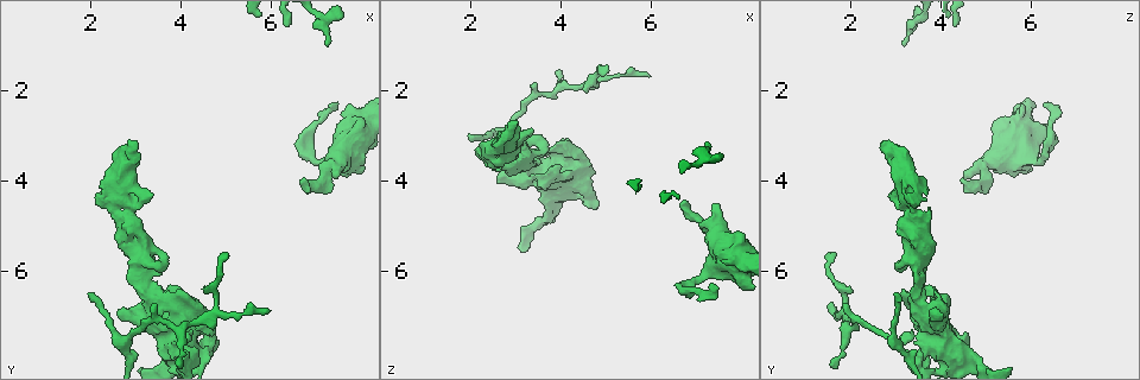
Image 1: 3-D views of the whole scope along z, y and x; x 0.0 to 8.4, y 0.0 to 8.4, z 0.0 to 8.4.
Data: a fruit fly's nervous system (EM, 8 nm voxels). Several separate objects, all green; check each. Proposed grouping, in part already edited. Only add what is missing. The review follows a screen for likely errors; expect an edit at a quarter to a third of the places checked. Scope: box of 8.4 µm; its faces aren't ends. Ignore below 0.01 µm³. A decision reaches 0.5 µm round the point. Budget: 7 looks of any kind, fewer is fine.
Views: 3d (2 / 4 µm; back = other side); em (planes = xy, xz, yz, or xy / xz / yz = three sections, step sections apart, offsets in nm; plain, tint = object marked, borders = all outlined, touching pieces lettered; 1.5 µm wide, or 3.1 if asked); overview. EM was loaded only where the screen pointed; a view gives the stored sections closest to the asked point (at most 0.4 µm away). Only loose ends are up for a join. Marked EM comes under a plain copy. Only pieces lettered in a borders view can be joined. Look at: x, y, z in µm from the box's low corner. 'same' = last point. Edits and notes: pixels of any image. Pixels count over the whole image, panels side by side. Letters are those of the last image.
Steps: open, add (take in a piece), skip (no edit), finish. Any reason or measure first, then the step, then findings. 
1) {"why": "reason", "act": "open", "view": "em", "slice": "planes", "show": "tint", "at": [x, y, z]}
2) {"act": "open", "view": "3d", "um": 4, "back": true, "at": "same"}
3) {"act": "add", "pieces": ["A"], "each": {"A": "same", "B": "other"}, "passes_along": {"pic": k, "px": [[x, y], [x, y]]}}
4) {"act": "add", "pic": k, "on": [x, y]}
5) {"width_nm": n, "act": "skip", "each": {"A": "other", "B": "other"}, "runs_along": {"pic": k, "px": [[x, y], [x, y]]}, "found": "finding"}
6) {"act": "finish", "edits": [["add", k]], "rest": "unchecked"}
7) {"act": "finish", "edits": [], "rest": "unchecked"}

{"why": "branch stops here", "act": "open", "view": "em", "slice": "planes", "show": "borders", "at": [7.45, 3.90, 4.50]}

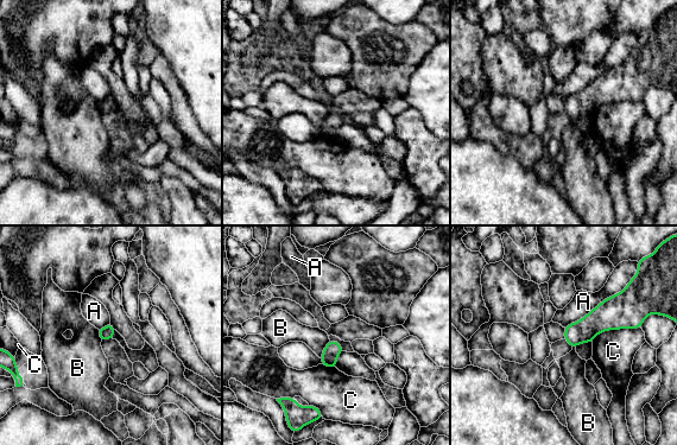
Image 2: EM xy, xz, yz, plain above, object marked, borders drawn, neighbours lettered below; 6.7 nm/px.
{"act": "skip", "each": {"A": "other", "B": "other", "C": "other"}, "border": {"pic": 2, "px": [[329, 339], [320, 357]]}, "found": "no lettered piece goes on from it"}

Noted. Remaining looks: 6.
{"why": "free end", "act": "open", "view": "em", "slice": "planes", "show": "borders", "at": [7.30, 0.90, 3.10]}

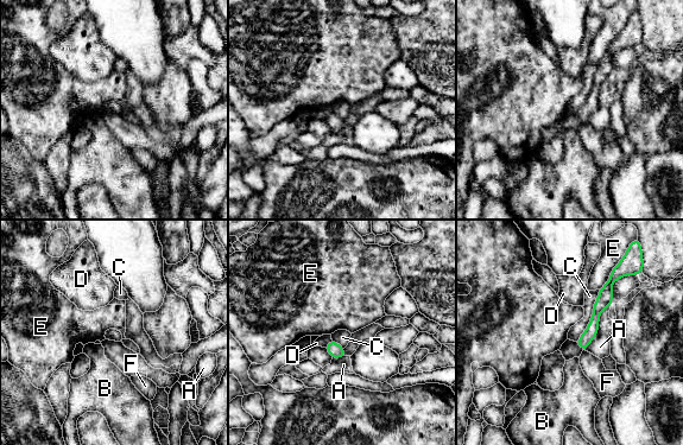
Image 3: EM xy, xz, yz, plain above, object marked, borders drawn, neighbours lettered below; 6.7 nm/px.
{"act": "skip", "each": {"A": "other", "B": "other", "C": "other", "D": "other", "E": "other", "F": "other"}, "border": {"pic": 3, "px": [[599, 290], [590, 320], [576, 342]]}, "found": "no lettered piece goes on from it"}

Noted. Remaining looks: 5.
{"why": "an open end", "act": "open", "view": "em", "slice": "xz", "step": 4, "show": "borders", "at": [3.30, 4.25, 2.95]}

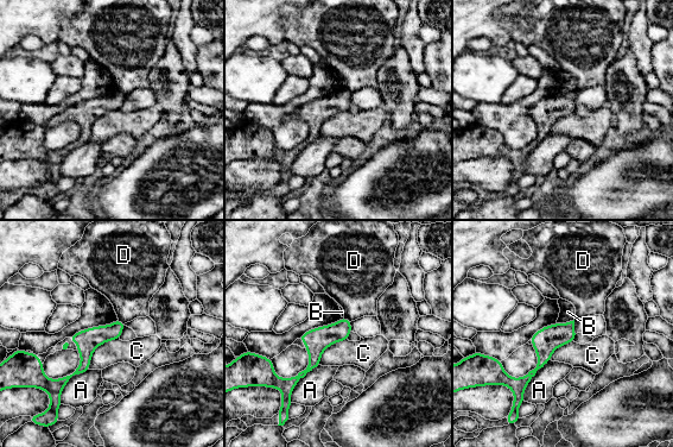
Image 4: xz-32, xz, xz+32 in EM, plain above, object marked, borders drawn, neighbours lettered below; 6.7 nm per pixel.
{"act": "open", "view": "em", "slice": "xy", "step": 4, "show": "borders", "at": "same"}

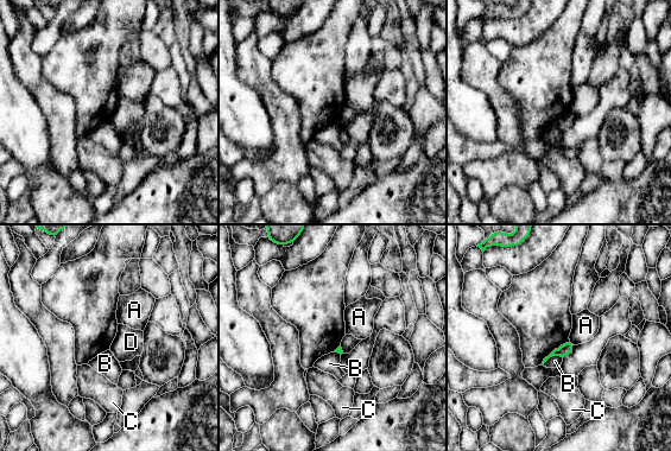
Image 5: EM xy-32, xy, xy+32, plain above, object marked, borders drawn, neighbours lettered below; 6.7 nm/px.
{"act": "skip", "each": {"A": "other", "B": "other", "C": "other", "D": "other"}, "border": {"pic": 5, "px": [[569, 341], [575, 344]]}, "found": "no lettered piece goes on from it"}

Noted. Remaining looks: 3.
{"act": "finish", "edits": [], "rest": "unchecked"}

